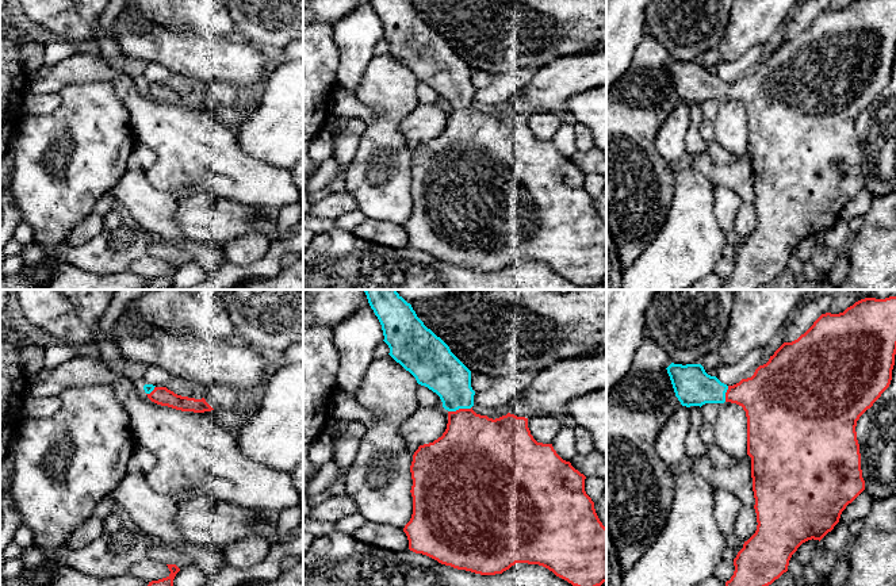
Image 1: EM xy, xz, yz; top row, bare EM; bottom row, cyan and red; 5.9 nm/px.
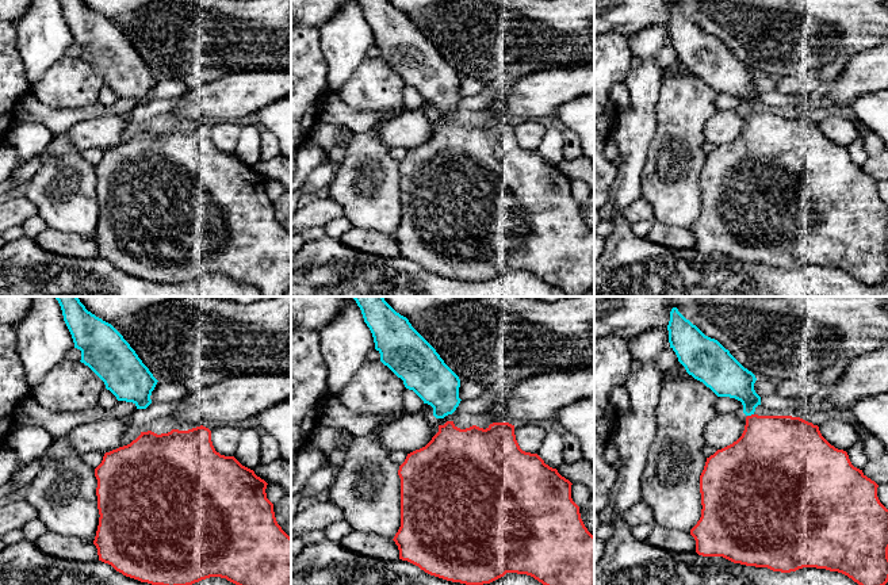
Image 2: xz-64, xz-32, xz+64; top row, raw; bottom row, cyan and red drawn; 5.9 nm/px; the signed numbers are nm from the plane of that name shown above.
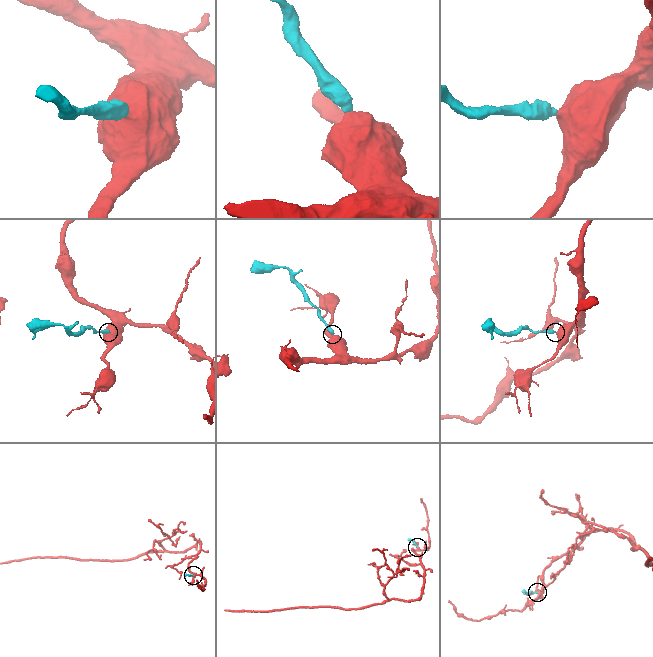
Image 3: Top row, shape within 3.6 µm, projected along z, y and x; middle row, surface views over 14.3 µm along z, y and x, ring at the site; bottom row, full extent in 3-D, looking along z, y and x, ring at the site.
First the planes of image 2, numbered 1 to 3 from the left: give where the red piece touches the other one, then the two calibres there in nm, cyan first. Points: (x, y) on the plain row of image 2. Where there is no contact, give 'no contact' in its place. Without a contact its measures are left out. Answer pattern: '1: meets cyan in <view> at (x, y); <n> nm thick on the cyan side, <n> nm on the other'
1: no contact
2: no contact
3: meets cyan in xz+64 at (750, 111); 220 nm thick on the cyan side, 420 nm on the other

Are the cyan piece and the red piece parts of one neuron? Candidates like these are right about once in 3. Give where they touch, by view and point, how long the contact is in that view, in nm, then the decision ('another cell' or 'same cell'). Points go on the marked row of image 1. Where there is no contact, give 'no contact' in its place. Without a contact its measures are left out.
contact xz (459, 408); length 150 nm; same cell

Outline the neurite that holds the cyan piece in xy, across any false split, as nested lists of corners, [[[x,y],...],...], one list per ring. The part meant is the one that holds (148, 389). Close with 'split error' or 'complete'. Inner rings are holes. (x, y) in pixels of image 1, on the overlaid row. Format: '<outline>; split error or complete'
[[[145,384],[143,390],[148,398],[161,406],[168,406],[181,411],[204,413],[214,410],[204,398],[195,399],[181,397],[168,390],[166,387],[156,387],[153,384]]]; split error

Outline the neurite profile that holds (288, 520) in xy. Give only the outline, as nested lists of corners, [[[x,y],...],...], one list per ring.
[[[298,505],[295,508],[288,508],[277,514],[277,521],[275,526],[279,535],[287,540],[294,536],[295,531],[299,529],[300,521],[303,518],[303,506]]]

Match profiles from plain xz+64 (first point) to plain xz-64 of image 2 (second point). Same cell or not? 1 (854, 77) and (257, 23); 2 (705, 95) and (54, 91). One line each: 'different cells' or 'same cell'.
1: different cells
2: same cell

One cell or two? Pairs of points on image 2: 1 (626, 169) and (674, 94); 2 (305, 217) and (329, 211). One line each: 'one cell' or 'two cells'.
1: two cells
2: one cell

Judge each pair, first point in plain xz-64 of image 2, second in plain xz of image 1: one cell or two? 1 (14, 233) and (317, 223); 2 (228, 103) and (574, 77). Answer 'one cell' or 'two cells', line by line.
1: one cell
2: one cell

